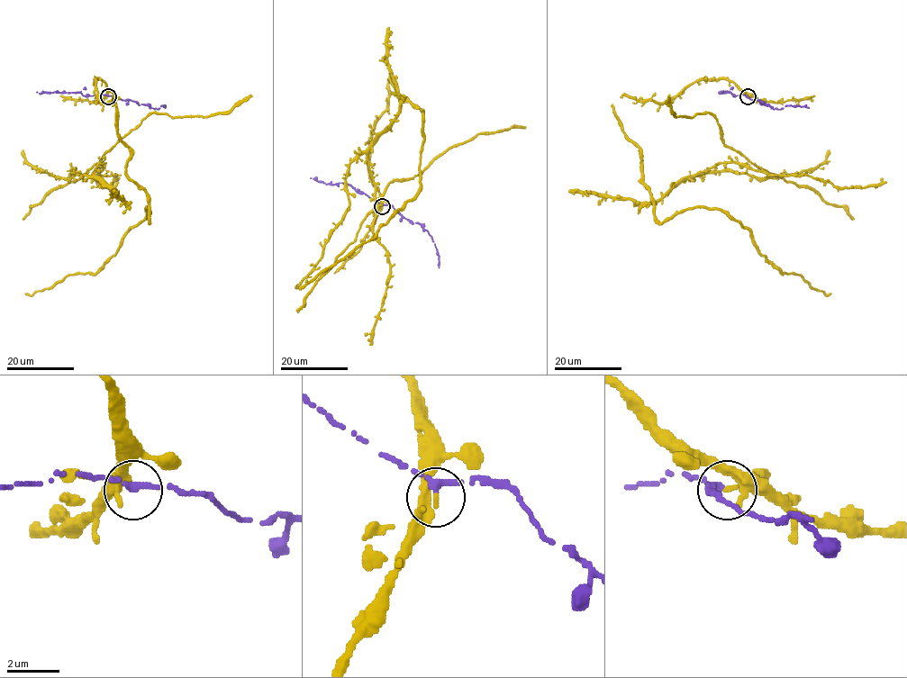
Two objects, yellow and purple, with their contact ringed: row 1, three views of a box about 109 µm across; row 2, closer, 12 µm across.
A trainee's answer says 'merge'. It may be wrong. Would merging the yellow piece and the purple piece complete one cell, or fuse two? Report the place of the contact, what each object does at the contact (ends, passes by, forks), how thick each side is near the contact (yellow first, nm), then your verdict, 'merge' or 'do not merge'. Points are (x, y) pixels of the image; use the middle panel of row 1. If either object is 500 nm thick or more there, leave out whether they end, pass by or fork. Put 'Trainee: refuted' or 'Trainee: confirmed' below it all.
(382, 206) | yellow ends | purple ends | 180/360 nm | do not merge
Trainee: refuted

